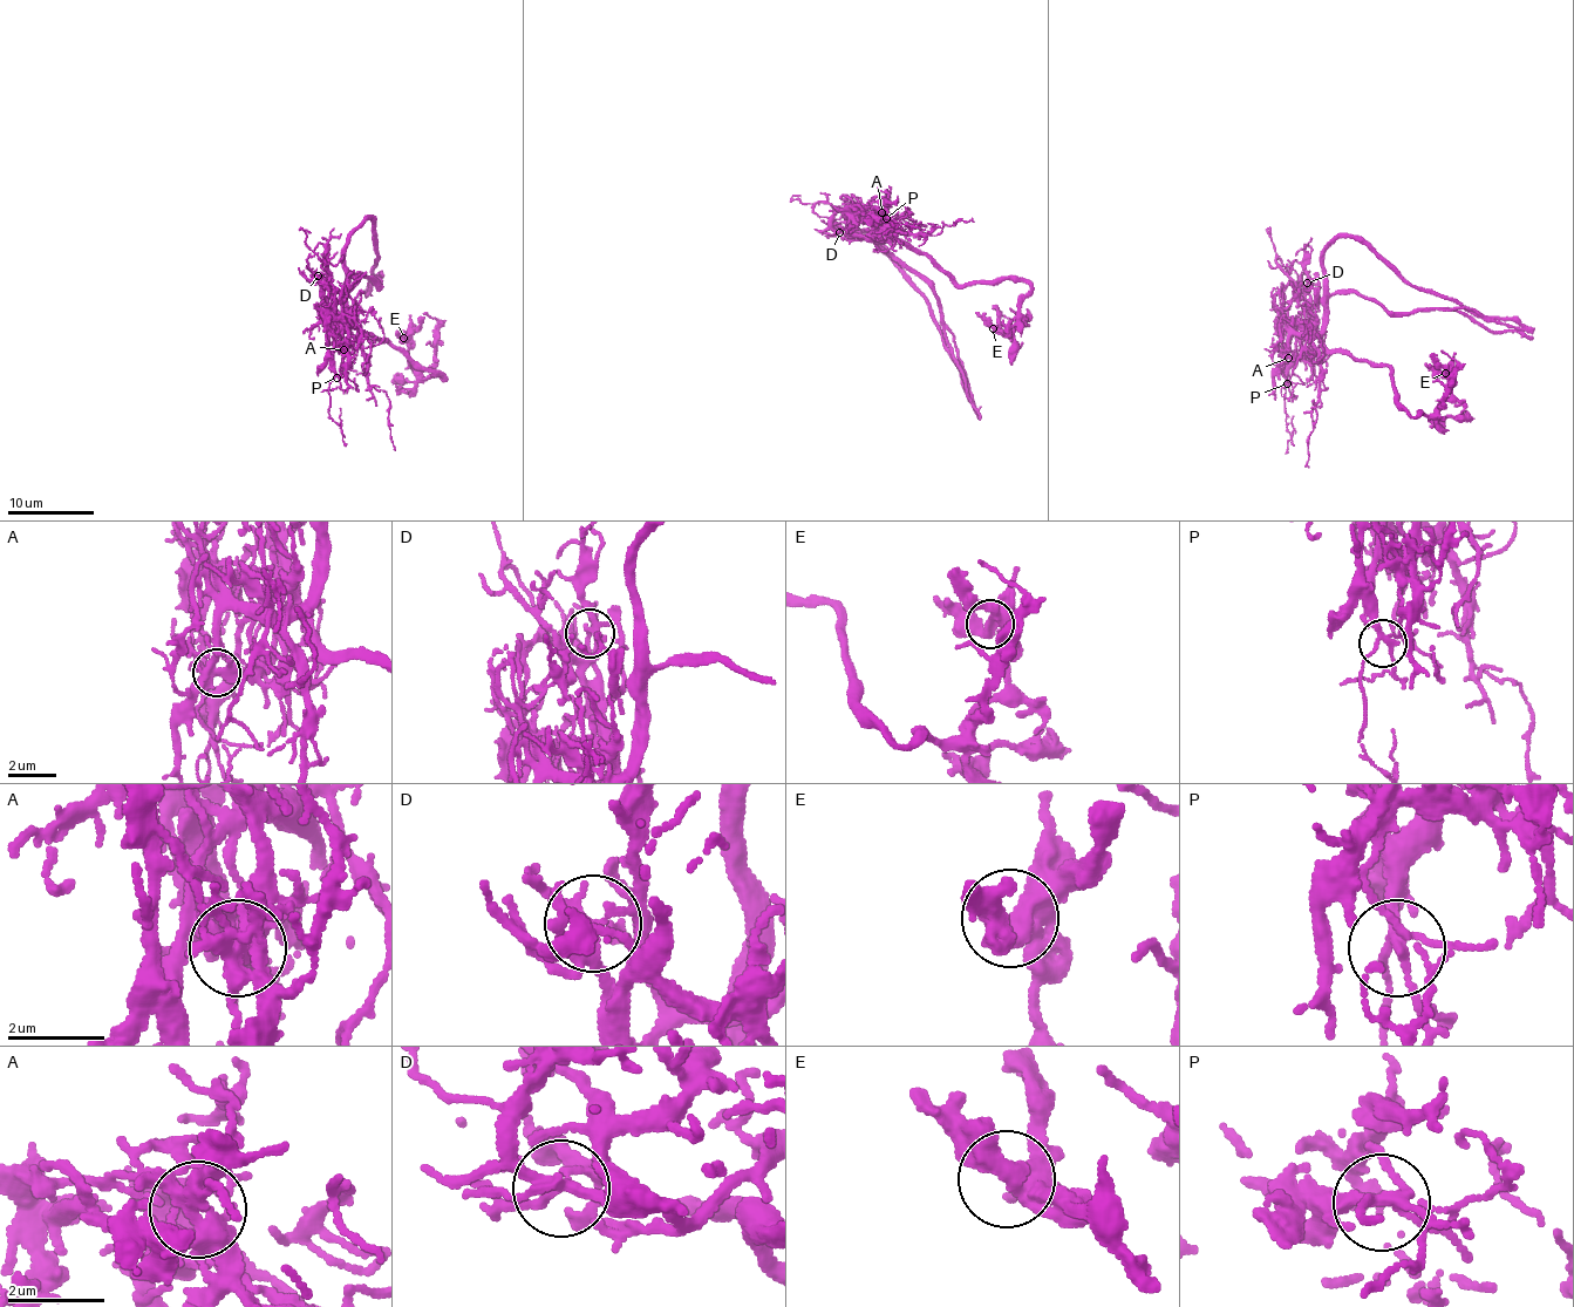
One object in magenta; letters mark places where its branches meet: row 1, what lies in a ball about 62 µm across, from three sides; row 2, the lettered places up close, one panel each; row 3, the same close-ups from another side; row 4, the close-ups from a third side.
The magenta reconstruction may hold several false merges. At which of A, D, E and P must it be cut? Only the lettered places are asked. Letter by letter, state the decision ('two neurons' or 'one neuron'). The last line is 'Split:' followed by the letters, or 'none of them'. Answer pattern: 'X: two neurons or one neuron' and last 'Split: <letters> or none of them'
A: two neurons
D: one neuron
E: one neuron
P: one neuron
Split: A

